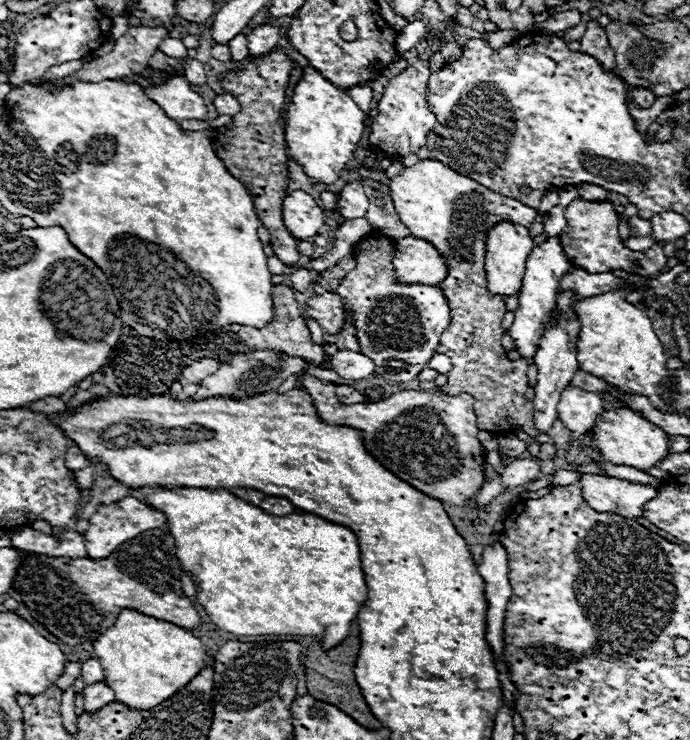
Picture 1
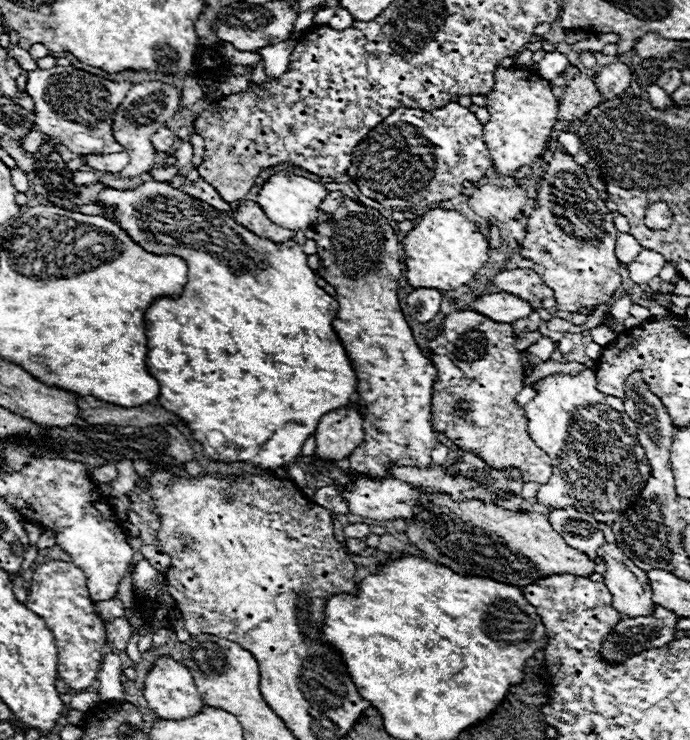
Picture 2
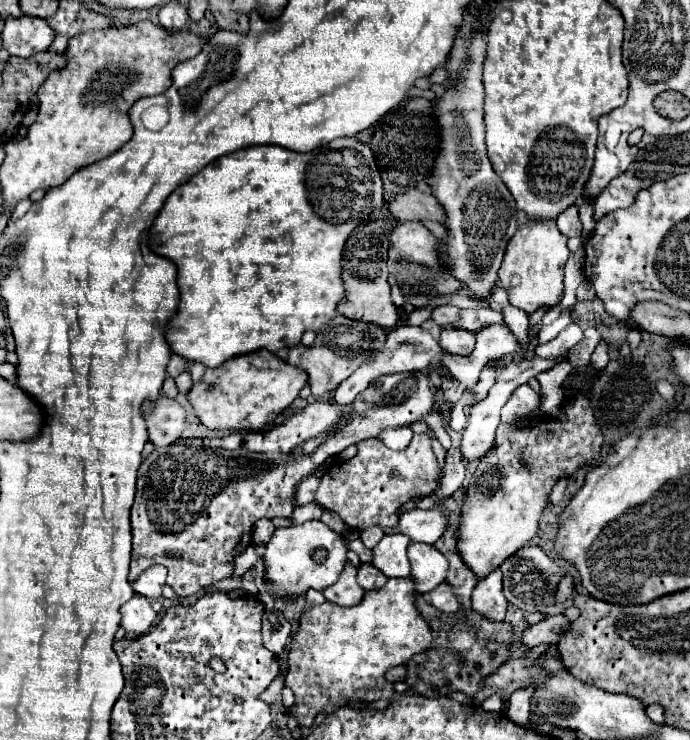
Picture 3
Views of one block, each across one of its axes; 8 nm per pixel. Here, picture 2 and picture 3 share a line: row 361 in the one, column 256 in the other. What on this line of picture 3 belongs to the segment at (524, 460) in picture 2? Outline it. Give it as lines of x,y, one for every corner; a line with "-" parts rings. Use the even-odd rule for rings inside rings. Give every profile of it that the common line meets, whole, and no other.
424,372
386,374
370,382
356,400
348,406
334,402
314,402
302,412
288,418
284,424
262,430
236,434
222,440
182,440
168,448
156,448
138,470
136,498
130,510
132,522
132,562
130,582
134,582
146,568
162,564
168,568
168,584
178,596
190,596
234,572
234,558
242,554
252,540
252,526
260,518
282,516
288,518
294,508
294,492
300,480
314,474
328,458
340,454
344,448
366,438
378,436
386,428
410,426
426,418
436,404
436,392
430,386
430,376
-
206,496
214,496
206,506
-
174,552
178,556
174,556

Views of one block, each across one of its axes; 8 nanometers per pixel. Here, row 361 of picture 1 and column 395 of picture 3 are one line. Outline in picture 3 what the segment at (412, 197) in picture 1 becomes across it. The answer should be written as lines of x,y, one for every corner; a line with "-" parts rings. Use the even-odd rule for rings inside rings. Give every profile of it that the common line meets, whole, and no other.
416,434
402,452
390,450
380,438
368,438
358,444
356,456
332,466
320,476
314,502
334,510
350,528
394,528
398,524
398,508
412,498
430,496
438,486
438,478
440,470
428,436

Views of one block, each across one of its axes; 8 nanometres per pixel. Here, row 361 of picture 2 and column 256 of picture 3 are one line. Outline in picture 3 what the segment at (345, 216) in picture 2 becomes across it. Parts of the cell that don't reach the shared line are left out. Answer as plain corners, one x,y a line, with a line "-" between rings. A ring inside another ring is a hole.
256,350
230,358
218,368
192,362
188,372
192,376
188,400
194,406
200,422
212,430
262,430
264,424
272,422
282,410
286,410
298,398
298,392
308,384
308,374
302,368
286,364
268,350

